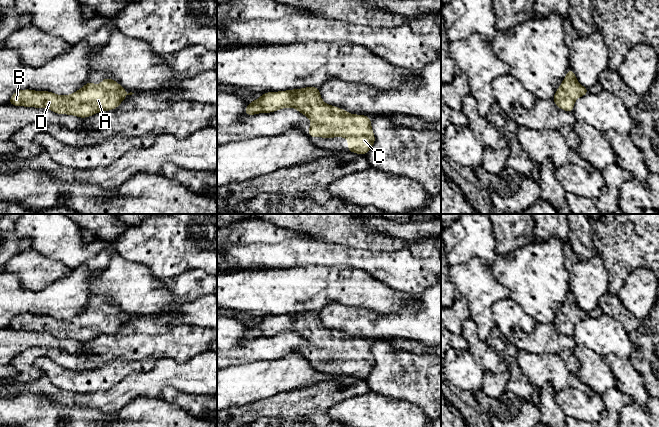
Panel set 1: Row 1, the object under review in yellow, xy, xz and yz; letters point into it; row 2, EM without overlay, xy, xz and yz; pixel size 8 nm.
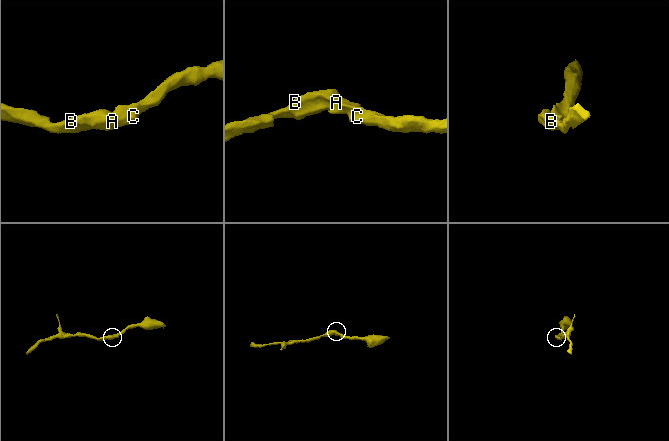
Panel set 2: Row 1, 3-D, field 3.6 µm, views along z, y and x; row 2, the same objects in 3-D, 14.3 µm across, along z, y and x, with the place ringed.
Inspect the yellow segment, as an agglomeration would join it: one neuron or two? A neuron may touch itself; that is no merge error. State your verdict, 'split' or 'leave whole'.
leave whole

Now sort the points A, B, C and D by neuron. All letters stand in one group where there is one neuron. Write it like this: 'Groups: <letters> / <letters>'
Groups: A B C D

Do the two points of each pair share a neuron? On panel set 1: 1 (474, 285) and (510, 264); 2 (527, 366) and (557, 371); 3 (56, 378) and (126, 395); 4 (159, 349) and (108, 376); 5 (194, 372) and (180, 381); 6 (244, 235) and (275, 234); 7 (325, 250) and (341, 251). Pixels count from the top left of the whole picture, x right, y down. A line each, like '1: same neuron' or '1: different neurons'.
1: different neurons
2: same neuron
3: different neurons
4: different neurons
5: same neuron
6: same neuron
7: same neuron

